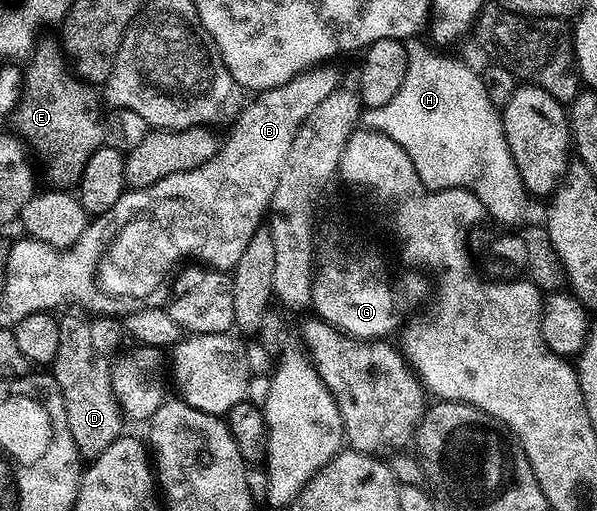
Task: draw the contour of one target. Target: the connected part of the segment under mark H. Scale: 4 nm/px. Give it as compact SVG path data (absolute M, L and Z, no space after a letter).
M411 40L406 43L408 52L408 71L405 78L387 104L375 109L364 109L361 122L365 127L372 126L389 140L397 140L401 148L405 148L410 169L424 182L431 192L466 192L477 196L480 207L491 218L496 218L503 228L522 228L537 226L544 221L545 206L538 197L532 196L521 180L521 172L517 172L517 164L513 164L513 156L509 152L509 144L505 140L503 115L500 107L489 100L485 93L480 71L470 70L463 62L455 58L446 58L435 50L430 50L423 40Z

